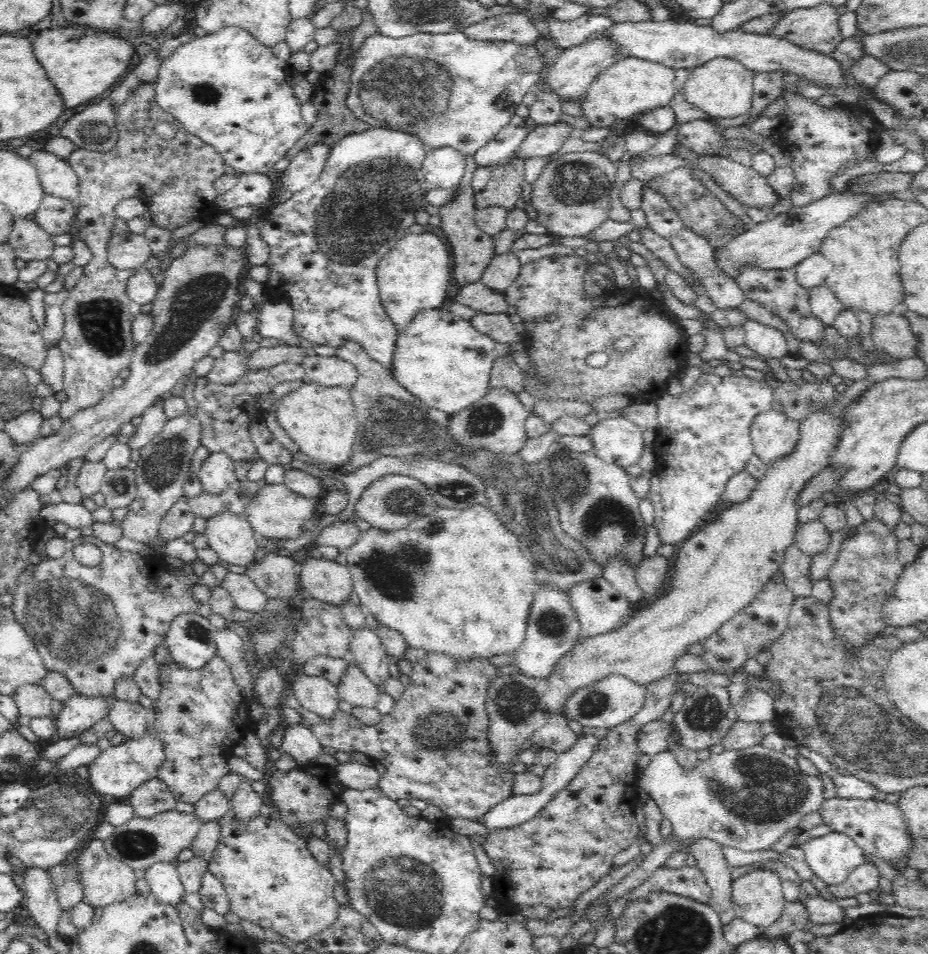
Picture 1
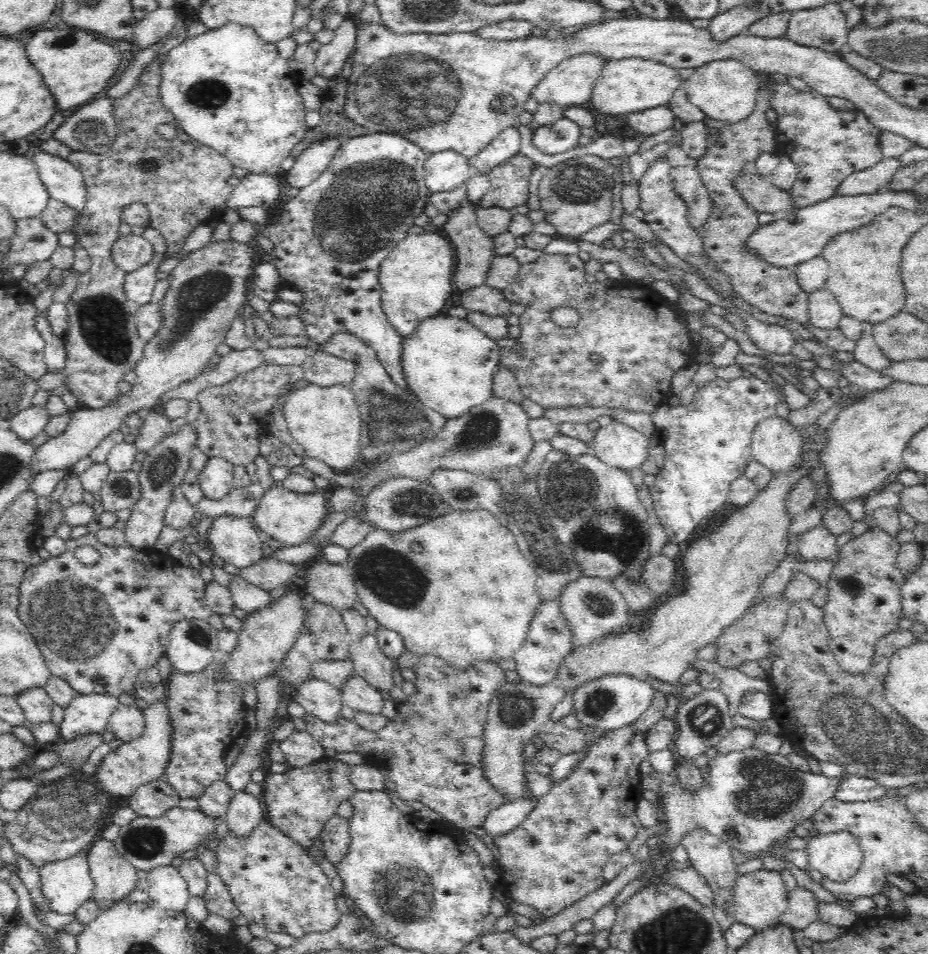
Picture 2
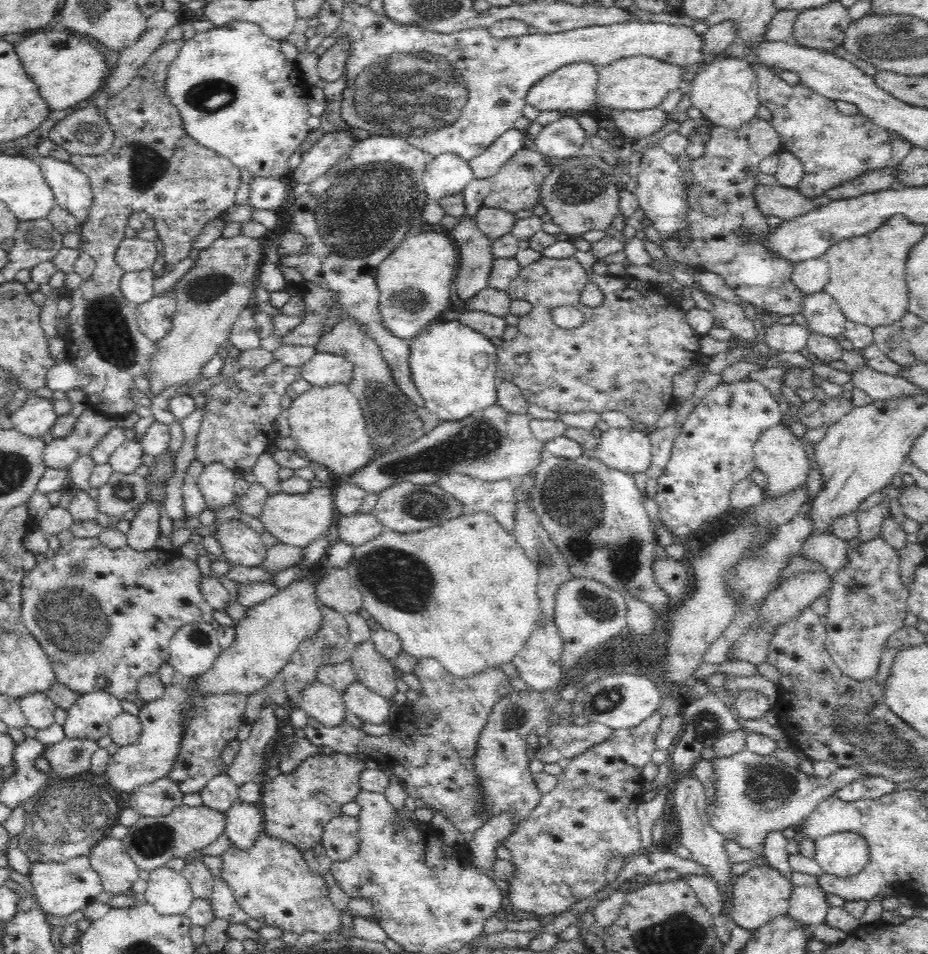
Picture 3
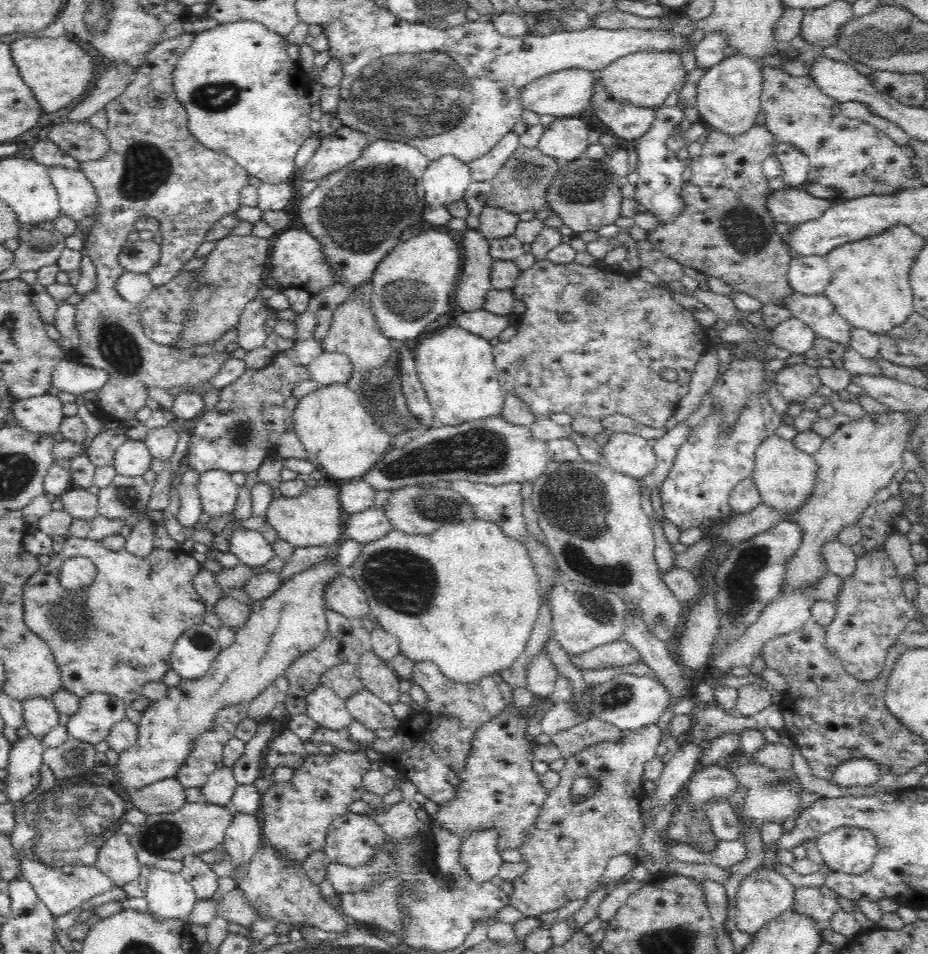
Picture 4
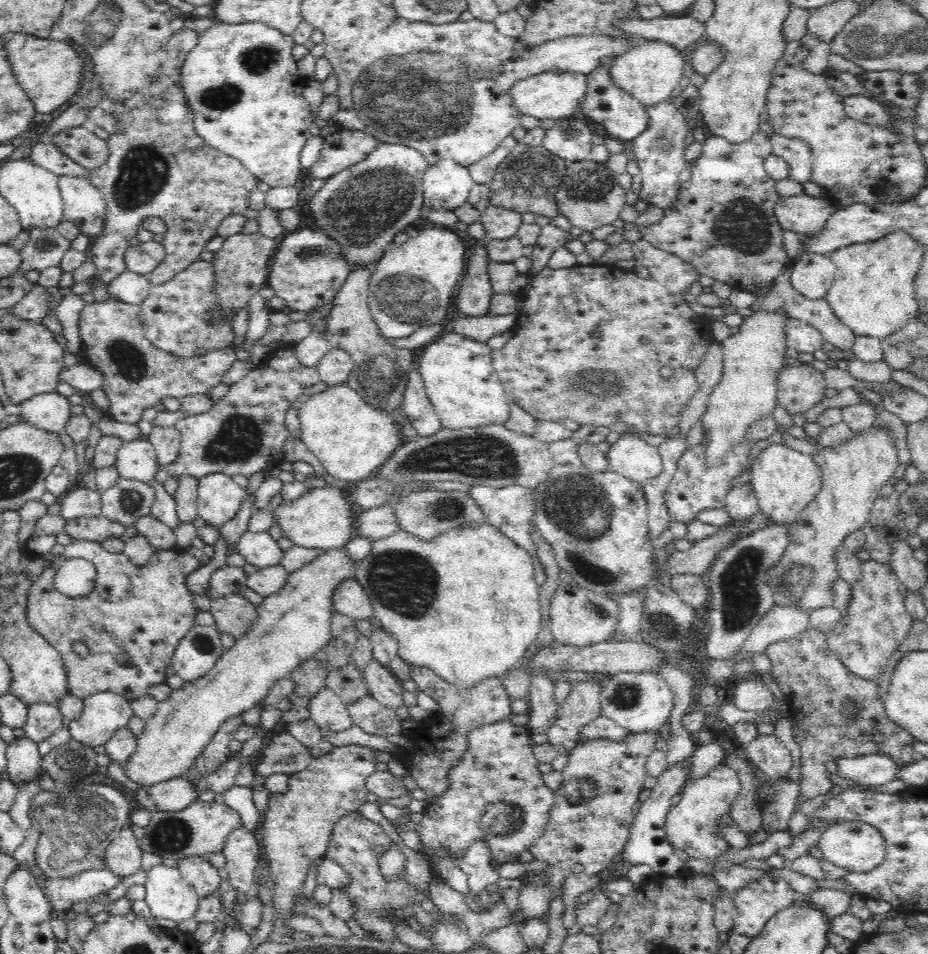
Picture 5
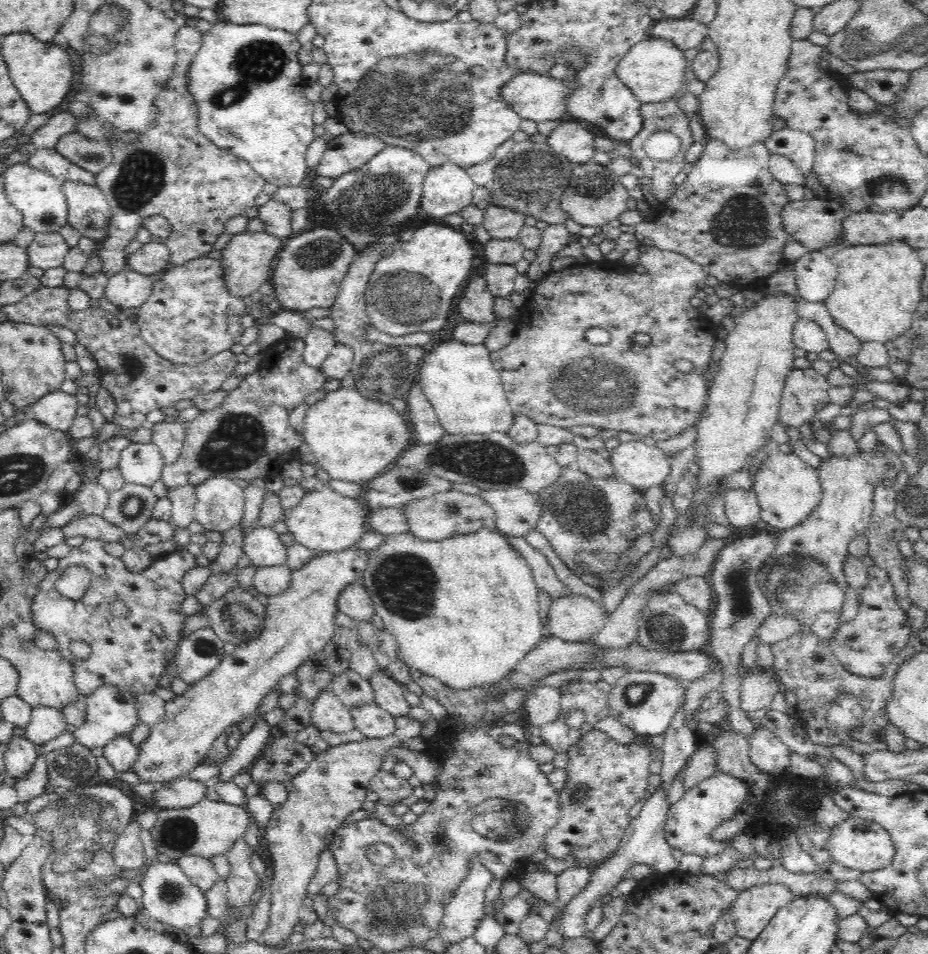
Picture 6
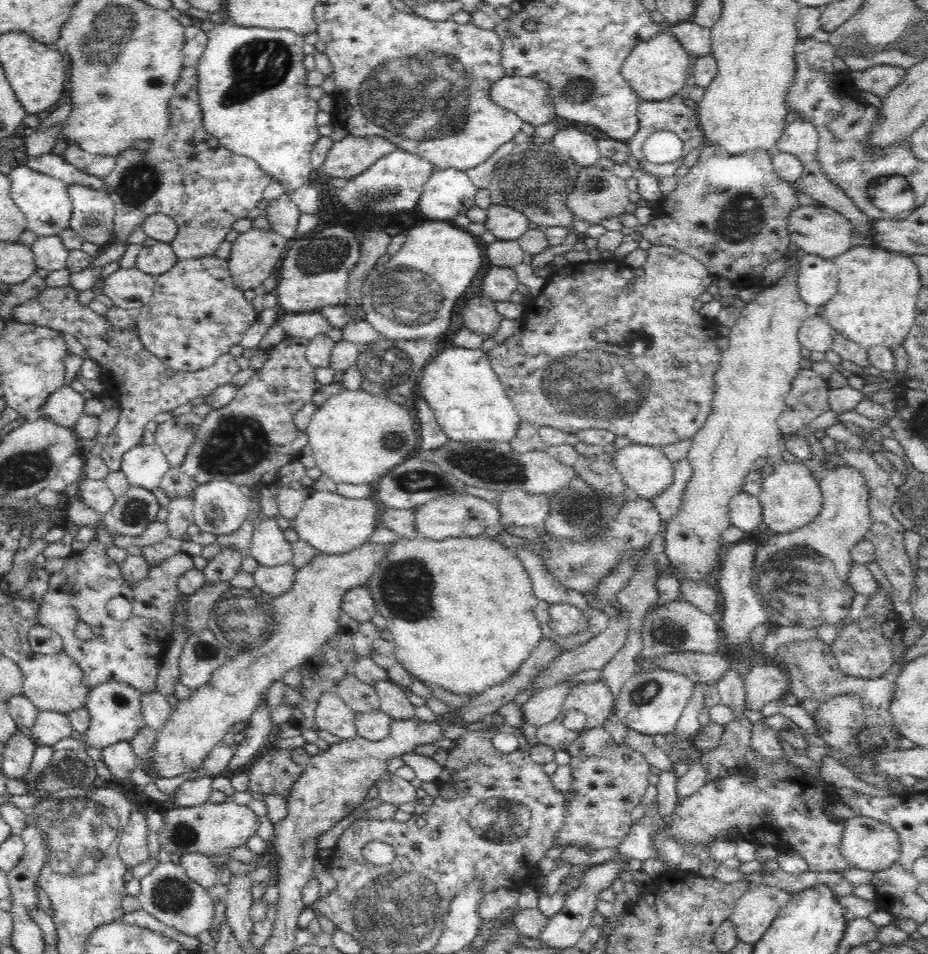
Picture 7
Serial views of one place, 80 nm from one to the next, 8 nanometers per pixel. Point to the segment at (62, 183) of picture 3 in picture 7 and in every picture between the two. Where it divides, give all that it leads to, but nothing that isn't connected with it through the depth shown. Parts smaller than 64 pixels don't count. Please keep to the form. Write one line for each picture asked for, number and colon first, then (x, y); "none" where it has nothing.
4: (76, 194)
5: (84, 205)
6: (89, 212)
7: (92, 218)

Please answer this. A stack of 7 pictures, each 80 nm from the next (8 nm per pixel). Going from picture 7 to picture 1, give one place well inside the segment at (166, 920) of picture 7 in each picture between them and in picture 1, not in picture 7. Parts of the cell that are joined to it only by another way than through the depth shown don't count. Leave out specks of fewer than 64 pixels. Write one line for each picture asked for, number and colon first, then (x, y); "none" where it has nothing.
1: (164, 880)
2: (167, 887)
3: (169, 892)
4: (169, 895)
5: (171, 899)
6: (170, 897)

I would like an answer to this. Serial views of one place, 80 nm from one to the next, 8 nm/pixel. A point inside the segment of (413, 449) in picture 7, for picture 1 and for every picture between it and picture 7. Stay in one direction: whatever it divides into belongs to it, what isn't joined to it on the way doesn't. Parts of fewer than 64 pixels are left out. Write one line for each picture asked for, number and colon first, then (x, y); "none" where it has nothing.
1: (322, 420)
2: (325, 421)
3: (328, 424)
4: (333, 425)
5: (352, 439)
6: (353, 438)

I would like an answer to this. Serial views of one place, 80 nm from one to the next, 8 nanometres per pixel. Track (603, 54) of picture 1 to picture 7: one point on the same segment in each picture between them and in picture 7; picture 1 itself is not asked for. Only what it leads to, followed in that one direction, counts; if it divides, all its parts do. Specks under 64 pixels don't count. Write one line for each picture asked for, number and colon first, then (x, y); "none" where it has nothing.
2: (569, 84)
3: (572, 88)
4: (567, 93)
5: (546, 95)
6: (539, 97)
7: (527, 97)

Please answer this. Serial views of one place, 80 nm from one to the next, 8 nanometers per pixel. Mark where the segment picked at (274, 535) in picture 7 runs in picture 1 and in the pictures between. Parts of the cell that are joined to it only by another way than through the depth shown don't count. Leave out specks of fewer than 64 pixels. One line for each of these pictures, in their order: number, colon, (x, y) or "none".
1: (230, 535)
2: (235, 540)
3: (241, 545)
4: (252, 549)
5: (258, 548)
6: (263, 546)

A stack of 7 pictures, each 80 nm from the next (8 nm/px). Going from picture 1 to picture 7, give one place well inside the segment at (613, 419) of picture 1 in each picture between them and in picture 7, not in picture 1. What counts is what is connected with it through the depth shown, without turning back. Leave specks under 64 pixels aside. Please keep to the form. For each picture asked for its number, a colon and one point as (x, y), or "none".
2: (618, 445)
3: (627, 450)
4: (630, 454)
5: (632, 457)
6: (642, 464)
7: (647, 472)

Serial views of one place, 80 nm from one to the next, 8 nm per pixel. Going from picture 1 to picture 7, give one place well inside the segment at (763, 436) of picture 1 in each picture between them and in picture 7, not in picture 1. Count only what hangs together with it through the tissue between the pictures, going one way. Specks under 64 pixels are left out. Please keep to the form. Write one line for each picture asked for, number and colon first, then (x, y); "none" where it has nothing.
2: (776, 443)
3: (780, 454)
4: (785, 476)
5: (785, 481)
6: (788, 489)
7: (791, 497)

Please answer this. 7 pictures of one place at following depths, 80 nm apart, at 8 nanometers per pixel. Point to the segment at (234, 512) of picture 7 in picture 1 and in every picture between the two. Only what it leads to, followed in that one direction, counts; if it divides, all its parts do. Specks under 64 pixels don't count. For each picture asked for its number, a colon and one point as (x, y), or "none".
1: (217, 473)
2: (216, 479)
3: (217, 482)
4: (218, 493)
5: (218, 497)
6: (220, 502)

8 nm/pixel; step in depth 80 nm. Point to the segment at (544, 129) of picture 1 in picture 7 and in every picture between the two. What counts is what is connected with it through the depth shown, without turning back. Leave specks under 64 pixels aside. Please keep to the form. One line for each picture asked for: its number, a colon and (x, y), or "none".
2: (560, 136)
3: (563, 138)
4: (566, 139)
5: (569, 138)
6: (569, 139)
7: (582, 148)

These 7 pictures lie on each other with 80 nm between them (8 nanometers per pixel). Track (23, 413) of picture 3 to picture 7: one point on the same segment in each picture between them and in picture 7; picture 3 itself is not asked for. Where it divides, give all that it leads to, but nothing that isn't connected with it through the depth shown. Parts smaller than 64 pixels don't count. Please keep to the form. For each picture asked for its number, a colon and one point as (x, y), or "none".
4: (40, 414)
5: (51, 412)
6: (57, 410)
7: (65, 406)

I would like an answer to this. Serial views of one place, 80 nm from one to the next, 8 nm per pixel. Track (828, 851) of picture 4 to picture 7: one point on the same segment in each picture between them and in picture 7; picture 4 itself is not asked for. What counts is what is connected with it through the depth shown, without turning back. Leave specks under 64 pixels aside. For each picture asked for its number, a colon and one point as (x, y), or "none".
5: (856, 846)
6: (857, 844)
7: (870, 845)

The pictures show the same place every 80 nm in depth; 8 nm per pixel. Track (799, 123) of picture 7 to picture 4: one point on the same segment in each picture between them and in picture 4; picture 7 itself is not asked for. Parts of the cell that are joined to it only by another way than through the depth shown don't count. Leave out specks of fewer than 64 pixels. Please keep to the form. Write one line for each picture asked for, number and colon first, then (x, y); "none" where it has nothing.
4: (794, 163)
5: (796, 152)
6: (798, 146)

